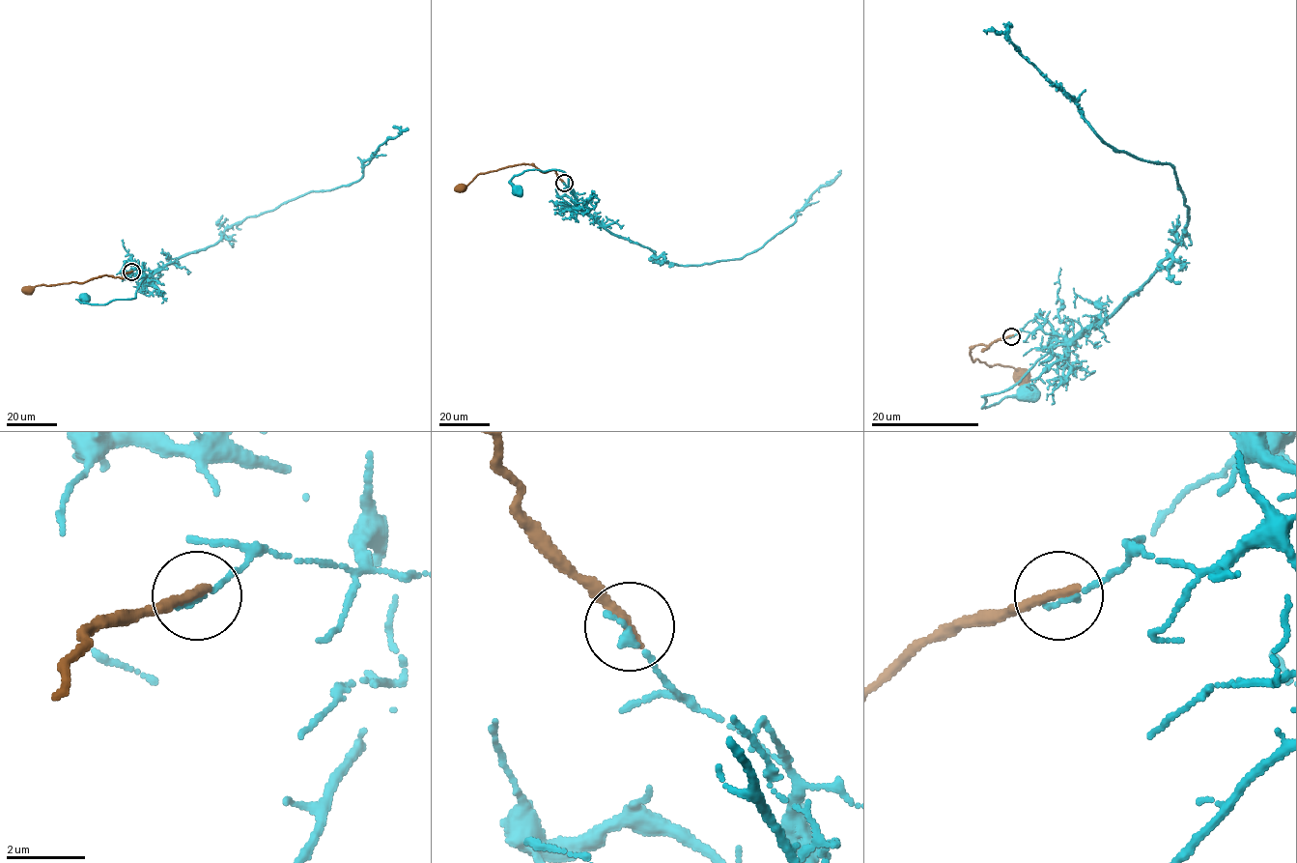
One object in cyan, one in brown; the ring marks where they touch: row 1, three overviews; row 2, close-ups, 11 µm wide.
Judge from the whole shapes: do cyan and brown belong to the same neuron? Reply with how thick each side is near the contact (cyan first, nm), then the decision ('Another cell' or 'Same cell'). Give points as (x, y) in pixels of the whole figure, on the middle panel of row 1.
Thickness 190 nm (cyan) against 300 nm. Another cell

